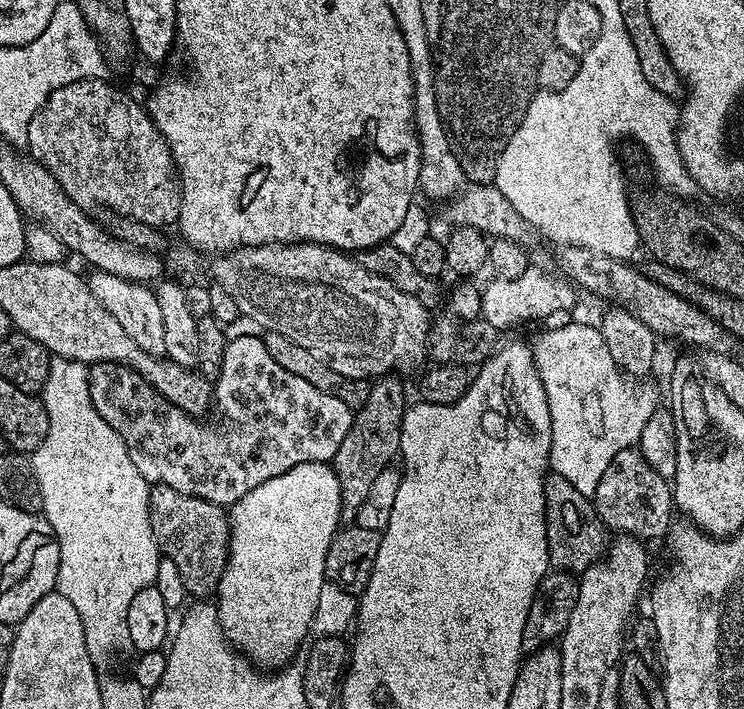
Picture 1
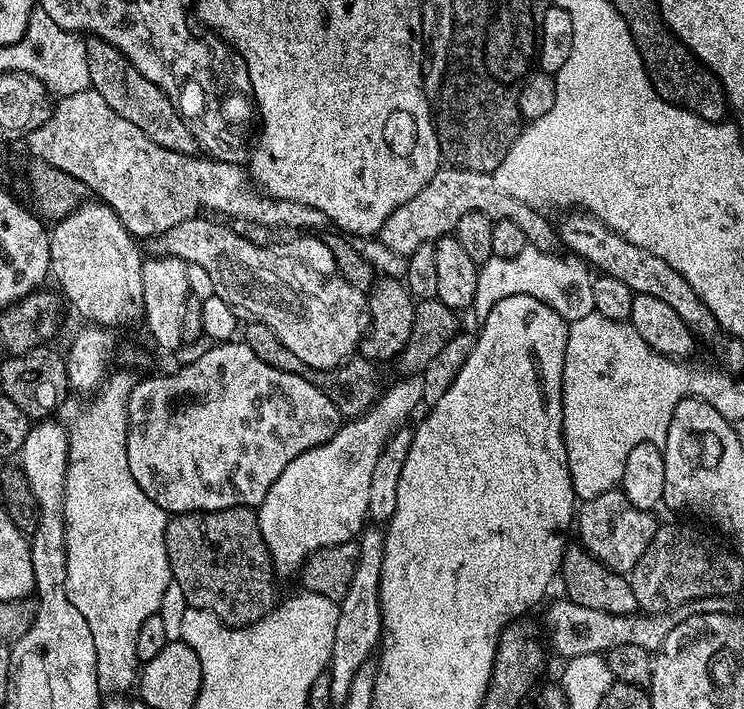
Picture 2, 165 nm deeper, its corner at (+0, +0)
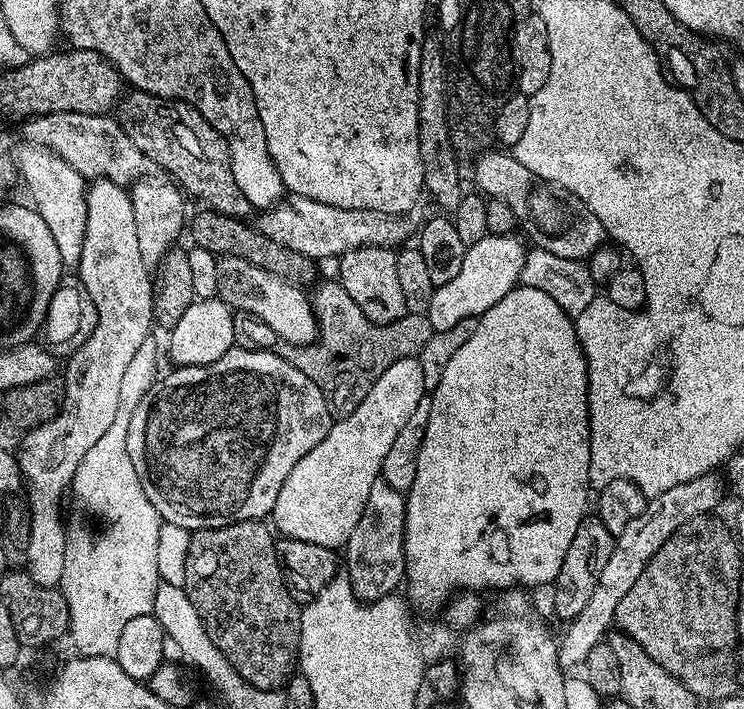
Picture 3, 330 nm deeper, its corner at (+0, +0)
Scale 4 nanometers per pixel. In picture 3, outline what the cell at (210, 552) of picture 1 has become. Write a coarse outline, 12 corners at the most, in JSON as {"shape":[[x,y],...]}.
{"shape":[[264,520],[195,529],[183,589],[244,681],[287,681],[302,604]]}

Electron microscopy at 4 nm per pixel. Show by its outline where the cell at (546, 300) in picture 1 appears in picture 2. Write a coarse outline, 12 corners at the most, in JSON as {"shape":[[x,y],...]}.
{"shape":[[528,245],[479,267],[472,314],[536,298],[568,323],[593,315],[594,278],[577,257]]}

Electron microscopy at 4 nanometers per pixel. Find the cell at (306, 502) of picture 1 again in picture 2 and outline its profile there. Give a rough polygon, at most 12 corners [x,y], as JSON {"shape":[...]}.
{"shape":[[423,375],[278,474],[258,506],[281,577],[355,541],[370,477]]}

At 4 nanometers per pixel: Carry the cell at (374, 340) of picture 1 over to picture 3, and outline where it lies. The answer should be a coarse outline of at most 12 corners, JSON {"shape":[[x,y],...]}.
{"shape":[[244,258],[216,261],[216,296],[289,346],[317,339],[299,283]]}

